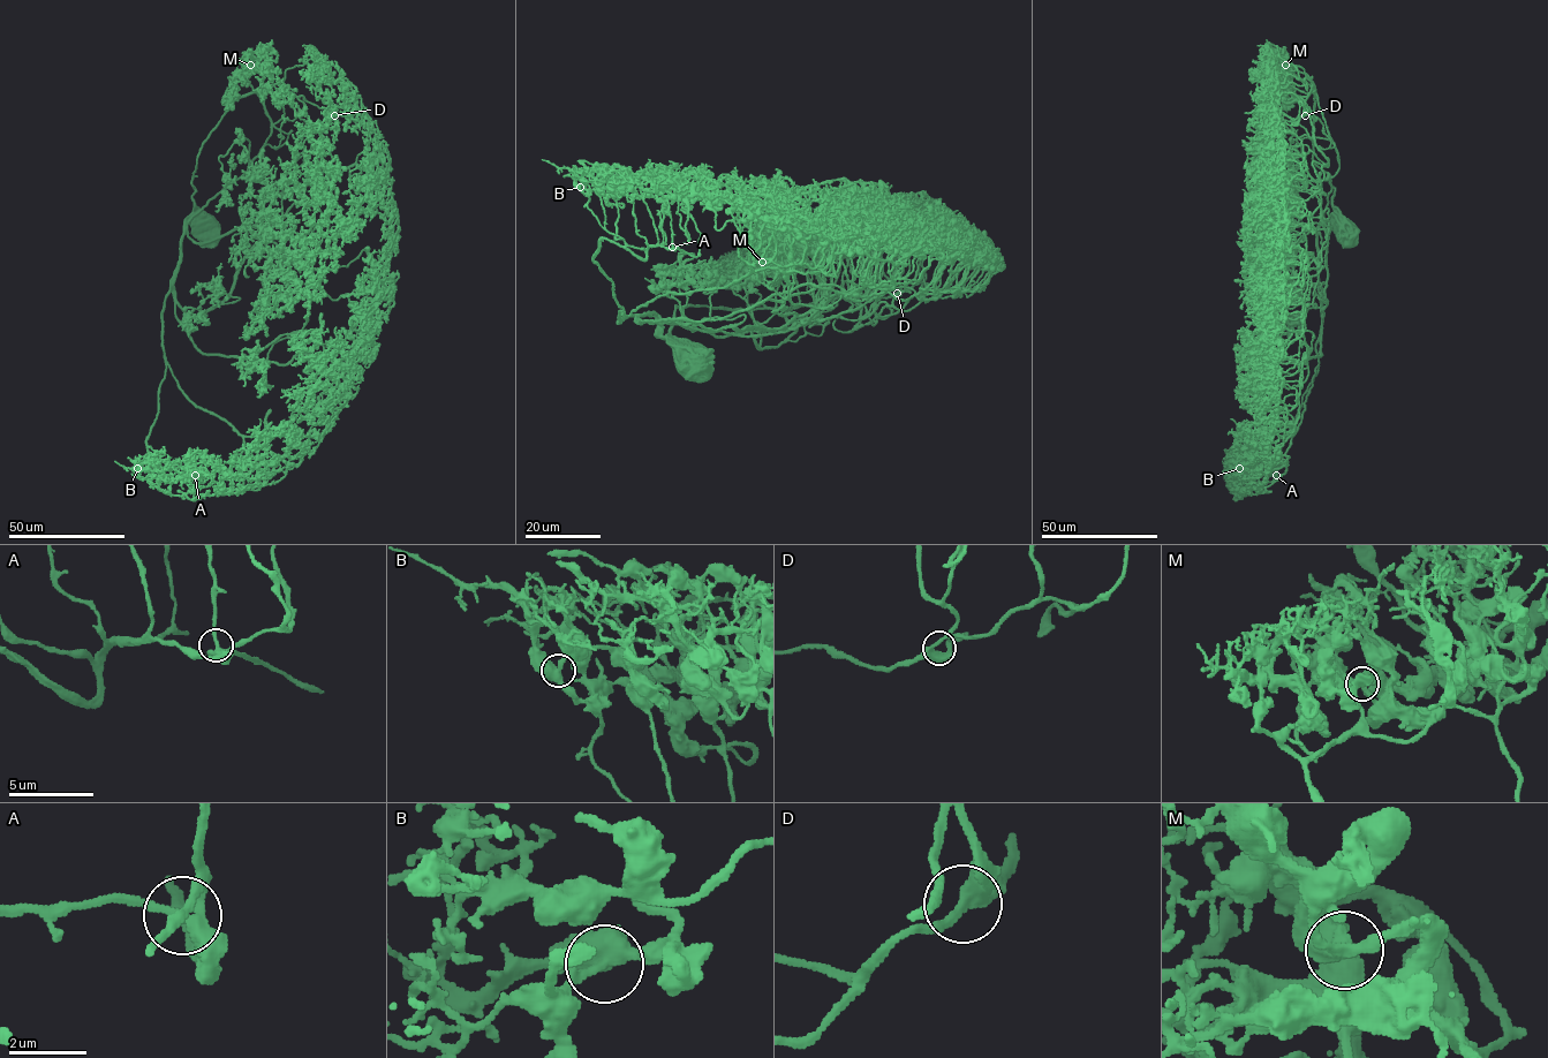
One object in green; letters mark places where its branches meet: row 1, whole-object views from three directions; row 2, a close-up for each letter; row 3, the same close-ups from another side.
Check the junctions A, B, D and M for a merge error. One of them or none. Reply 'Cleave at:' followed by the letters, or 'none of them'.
Cleave at: none of them

